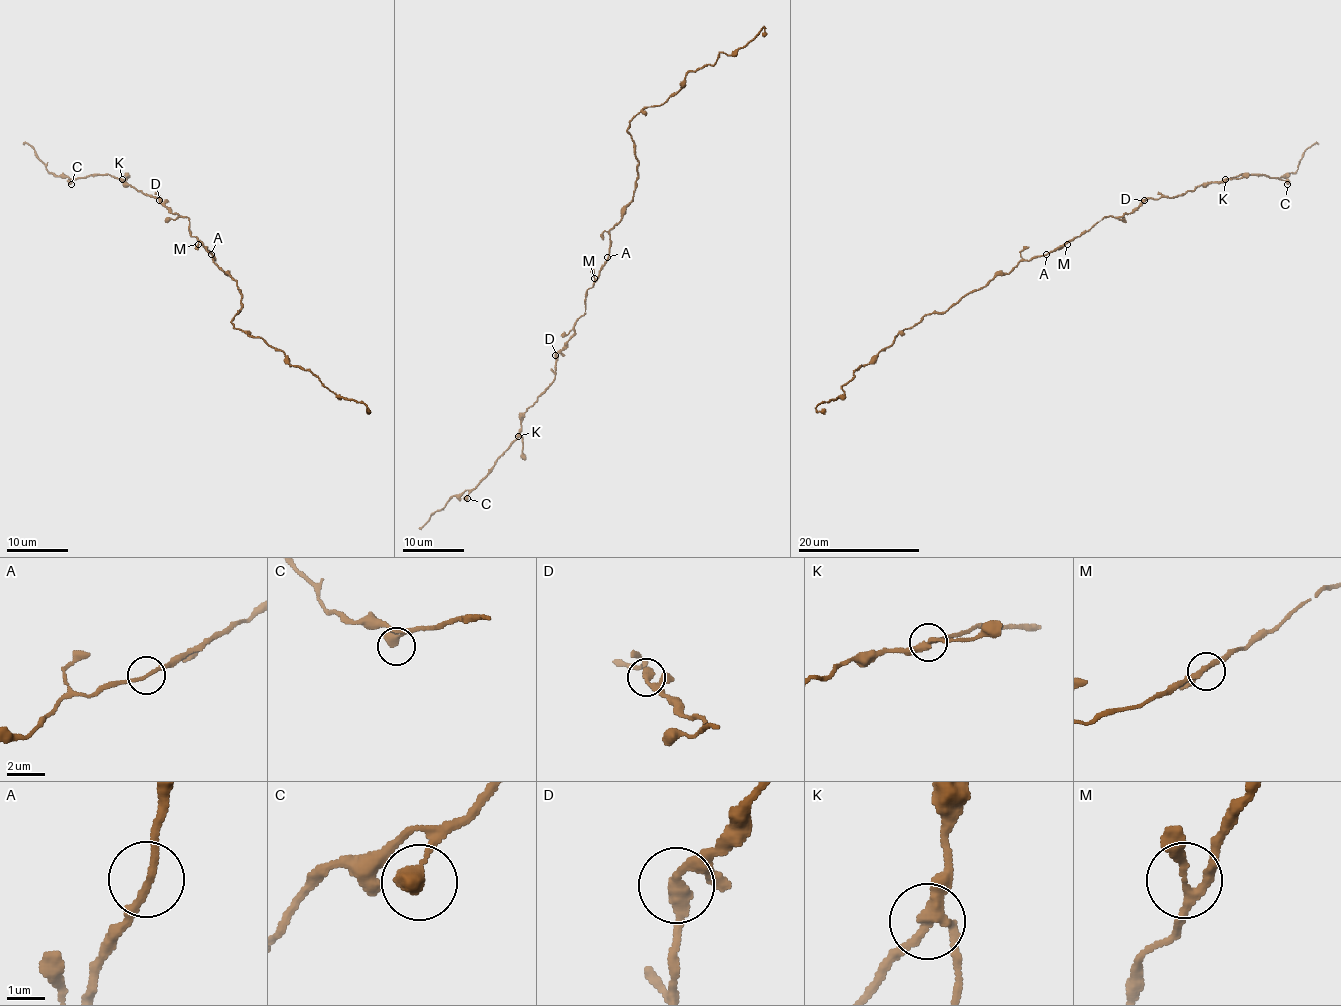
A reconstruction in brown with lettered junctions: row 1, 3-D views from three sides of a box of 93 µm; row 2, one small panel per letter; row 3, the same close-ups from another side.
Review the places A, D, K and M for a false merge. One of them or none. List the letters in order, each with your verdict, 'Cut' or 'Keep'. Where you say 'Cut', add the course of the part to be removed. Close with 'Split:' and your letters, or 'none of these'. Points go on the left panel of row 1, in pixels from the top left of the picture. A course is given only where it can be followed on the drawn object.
A: Keep
D: Keep
K: Keep
M: Keep
Split: none of these

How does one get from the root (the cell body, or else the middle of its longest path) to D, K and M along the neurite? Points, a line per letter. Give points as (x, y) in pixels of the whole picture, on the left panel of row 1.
D: (211, 254), (190, 232), (188, 219), (178, 217), (159, 200)
K: (211, 254), (190, 232), (187, 217), (178, 217), (159, 197), (146, 196), (121, 179)
M: (211, 254), (198, 243)

